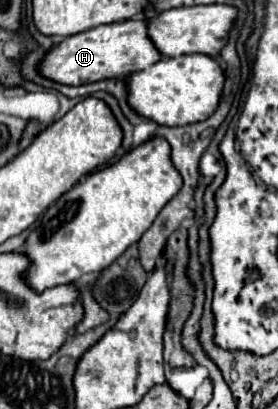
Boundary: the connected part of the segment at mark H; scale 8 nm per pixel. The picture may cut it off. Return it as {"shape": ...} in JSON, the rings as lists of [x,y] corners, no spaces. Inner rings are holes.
{"shape":[[[125,20],[67,36],[45,54],[45,58],[39,64],[39,74],[59,84],[81,86],[107,78],[127,78],[133,72],[153,66],[159,58],[161,54],[147,38],[147,22]]]}

